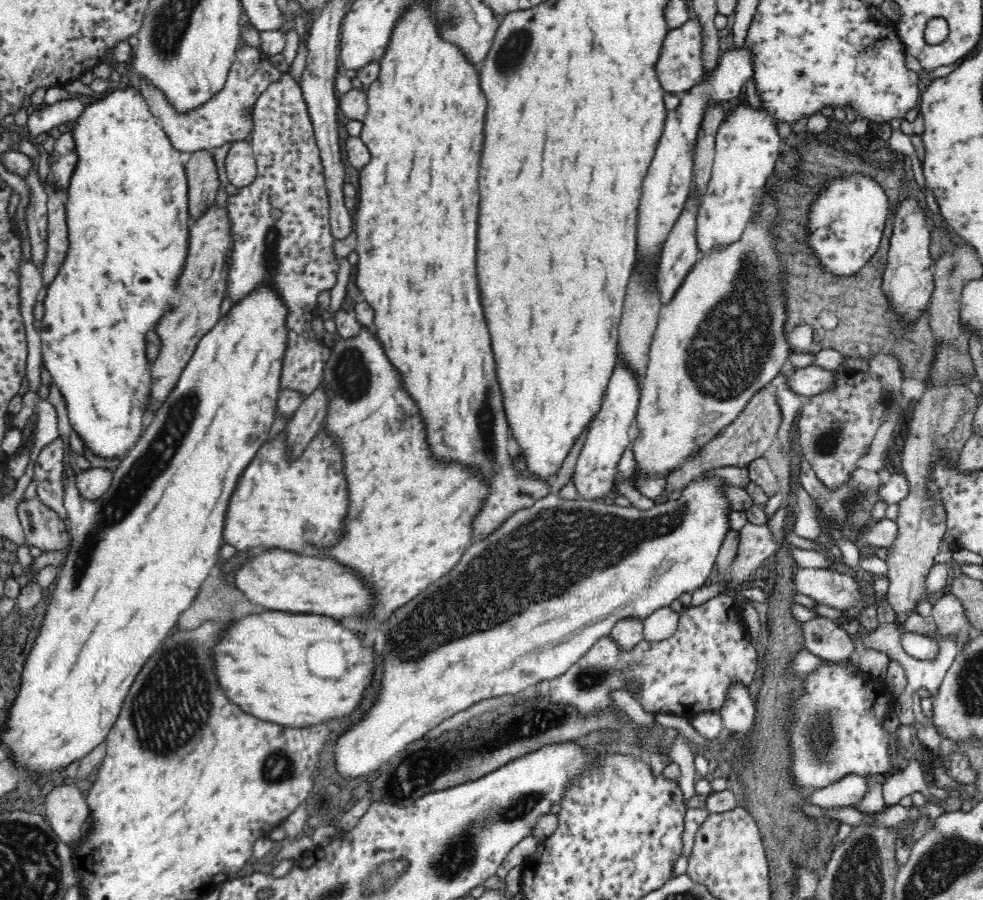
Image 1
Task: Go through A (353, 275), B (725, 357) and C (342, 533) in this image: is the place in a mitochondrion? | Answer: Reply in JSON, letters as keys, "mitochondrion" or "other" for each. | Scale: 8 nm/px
{"A":"other","B":"mitochondrion","C":"other"}

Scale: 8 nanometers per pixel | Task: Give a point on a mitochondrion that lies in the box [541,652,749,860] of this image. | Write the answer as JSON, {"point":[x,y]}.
{"point":[593,676]}

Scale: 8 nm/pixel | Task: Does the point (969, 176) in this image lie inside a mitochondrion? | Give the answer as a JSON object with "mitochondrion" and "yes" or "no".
{"mitochondrion":"no"}

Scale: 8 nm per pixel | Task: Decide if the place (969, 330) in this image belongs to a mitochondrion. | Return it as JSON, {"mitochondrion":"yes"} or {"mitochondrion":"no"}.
{"mitochondrion":"no"}

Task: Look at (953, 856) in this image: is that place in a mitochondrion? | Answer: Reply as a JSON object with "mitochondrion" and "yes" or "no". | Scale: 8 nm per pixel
{"mitochondrion":"yes"}

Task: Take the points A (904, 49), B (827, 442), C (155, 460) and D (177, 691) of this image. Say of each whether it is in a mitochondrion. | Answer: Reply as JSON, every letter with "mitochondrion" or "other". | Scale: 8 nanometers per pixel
{"A":"other","B":"mitochondrion","C":"mitochondrion","D":"mitochondrion"}

